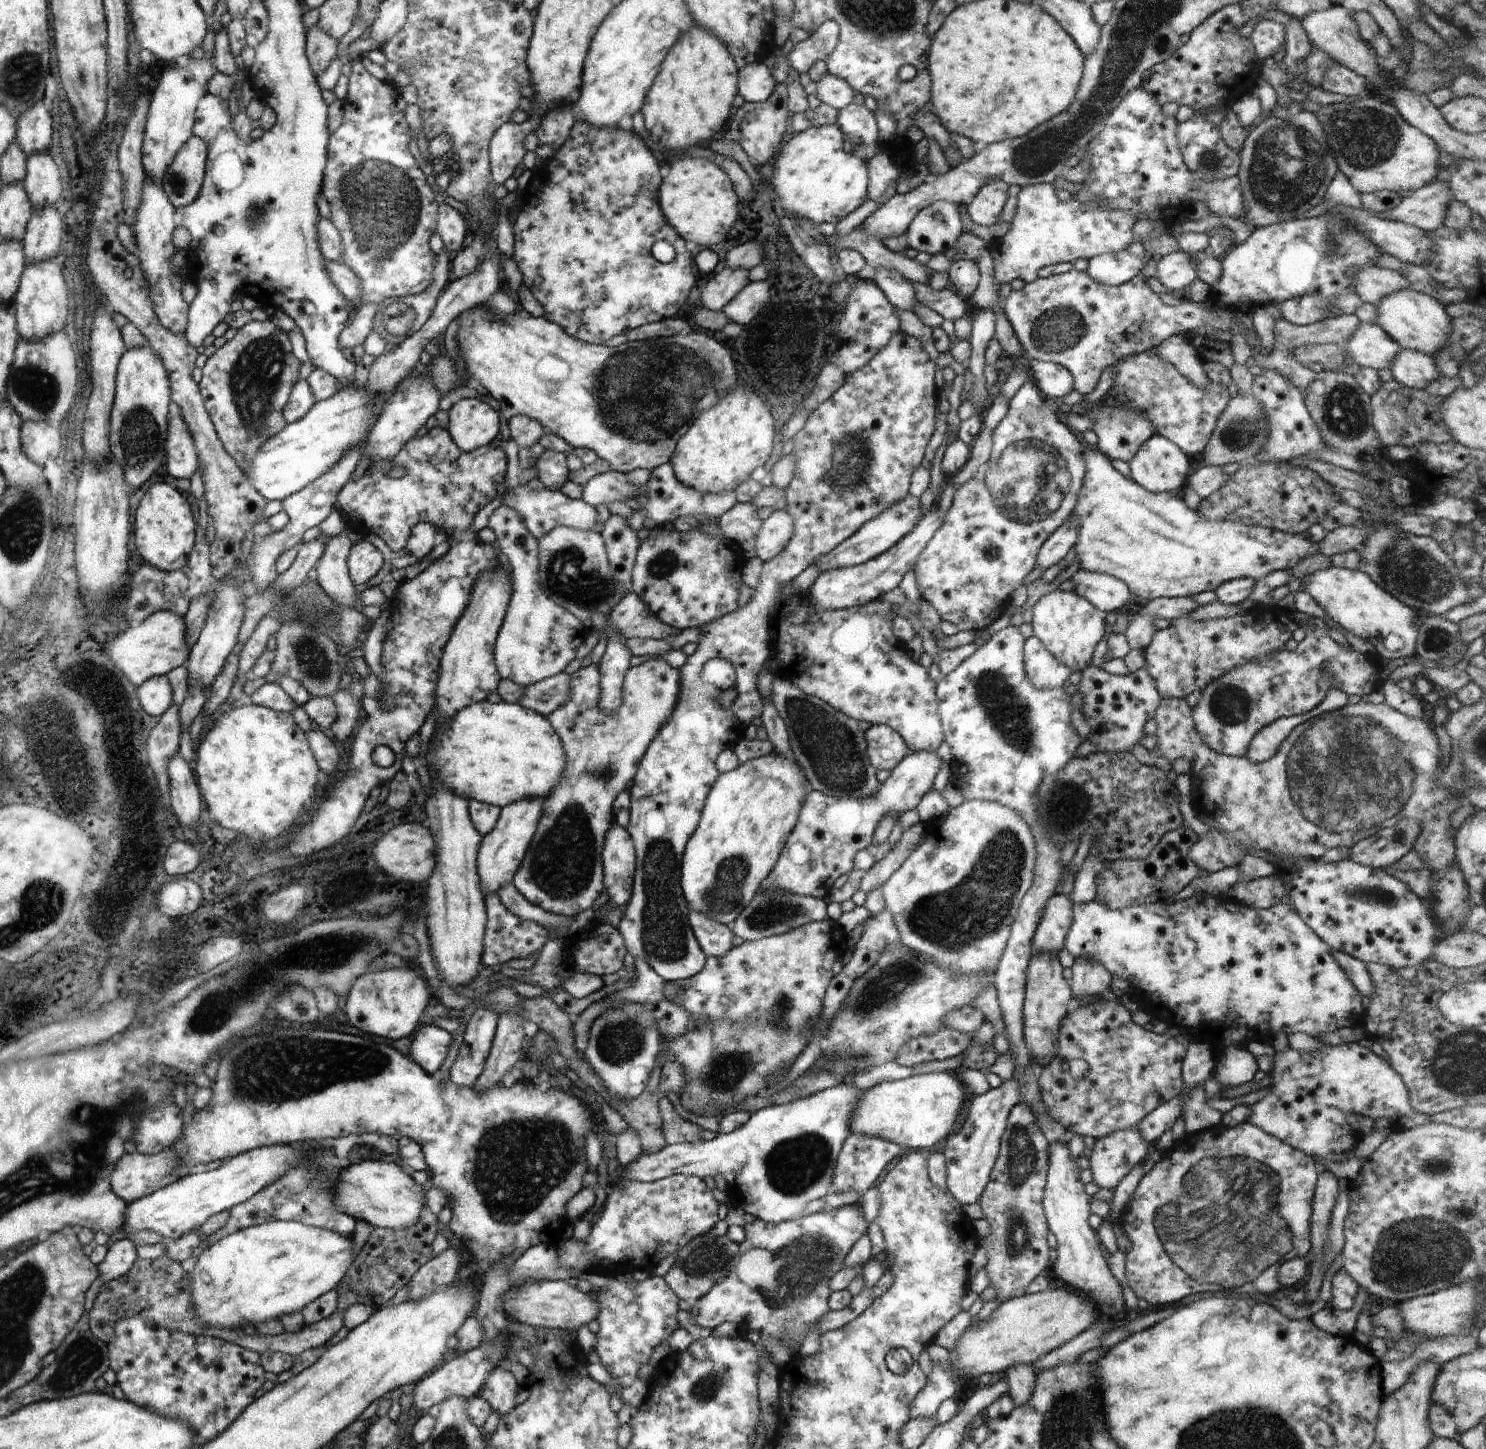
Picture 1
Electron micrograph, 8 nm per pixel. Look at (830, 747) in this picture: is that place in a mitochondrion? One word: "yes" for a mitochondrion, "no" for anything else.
yes

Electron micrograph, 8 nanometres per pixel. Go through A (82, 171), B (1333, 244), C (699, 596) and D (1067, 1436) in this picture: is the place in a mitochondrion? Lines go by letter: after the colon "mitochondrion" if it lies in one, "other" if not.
A: other
B: mitochondrion
C: other
D: mitochondrion

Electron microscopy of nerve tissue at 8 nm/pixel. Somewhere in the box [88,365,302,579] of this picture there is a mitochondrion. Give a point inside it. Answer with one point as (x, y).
(139, 434)

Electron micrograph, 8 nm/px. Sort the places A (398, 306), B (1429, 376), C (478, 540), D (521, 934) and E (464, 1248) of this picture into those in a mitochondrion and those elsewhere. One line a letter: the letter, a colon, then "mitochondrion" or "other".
A: mitochondrion
B: other
C: other
D: other
E: other

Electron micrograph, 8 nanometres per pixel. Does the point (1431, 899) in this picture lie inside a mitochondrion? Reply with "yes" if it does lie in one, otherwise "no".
no

